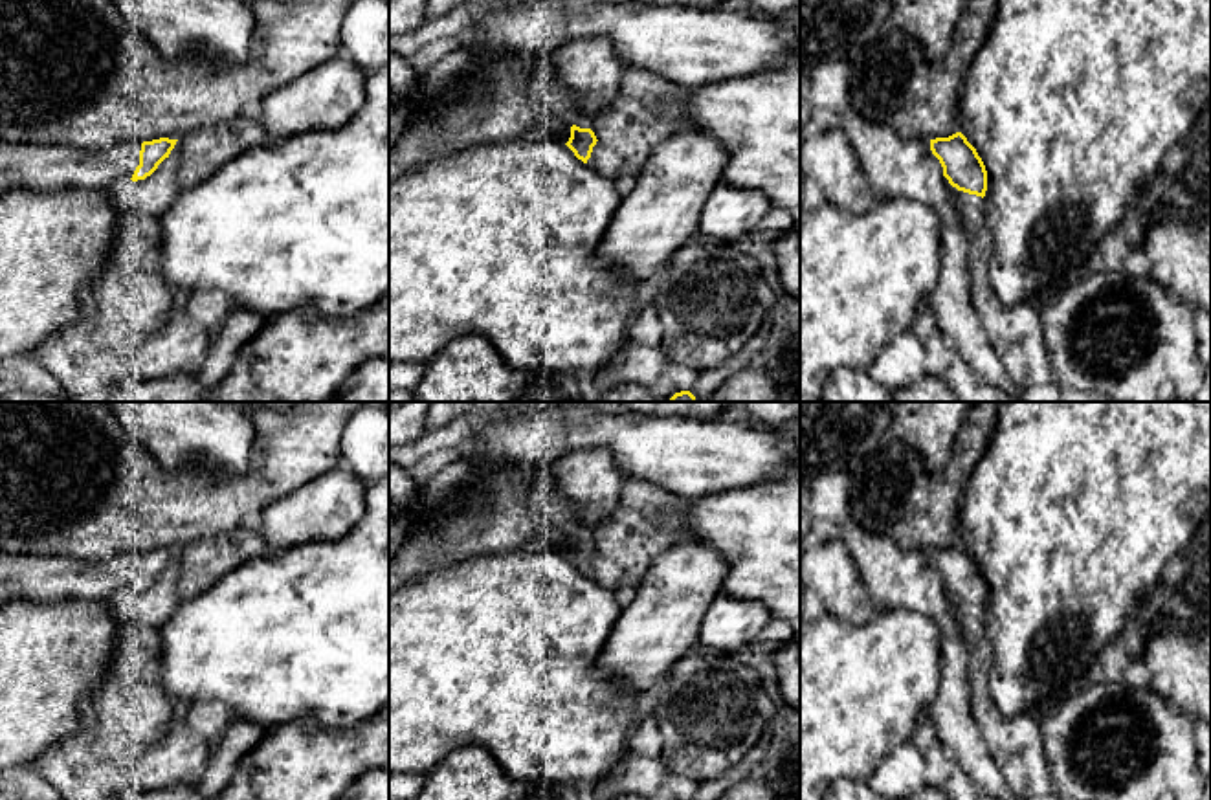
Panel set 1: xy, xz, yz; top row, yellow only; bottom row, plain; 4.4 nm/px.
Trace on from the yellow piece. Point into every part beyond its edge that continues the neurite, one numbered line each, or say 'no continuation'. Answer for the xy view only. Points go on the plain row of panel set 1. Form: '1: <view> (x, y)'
1: xy (22, 577)

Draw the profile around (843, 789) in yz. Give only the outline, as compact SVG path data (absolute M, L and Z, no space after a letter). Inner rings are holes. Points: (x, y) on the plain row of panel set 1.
M837 780L826 793L824 800L886 800L877 794L868 782Z

